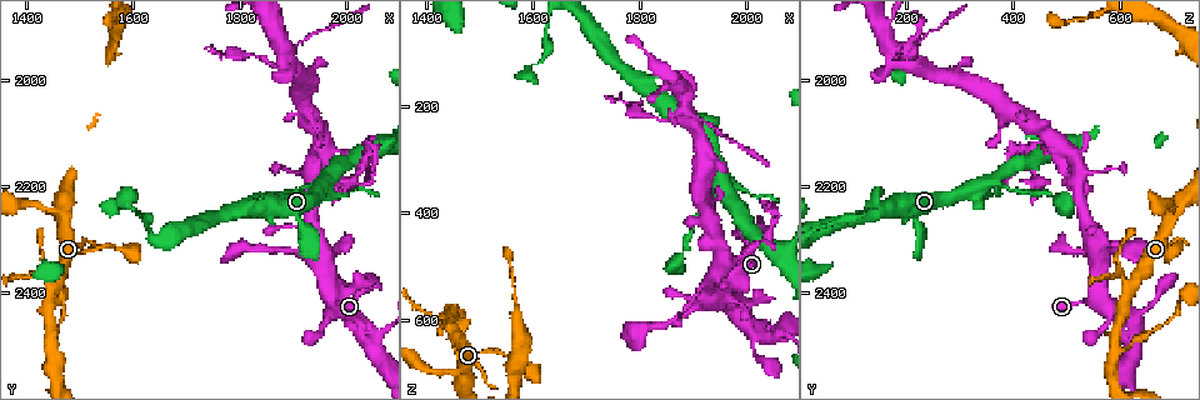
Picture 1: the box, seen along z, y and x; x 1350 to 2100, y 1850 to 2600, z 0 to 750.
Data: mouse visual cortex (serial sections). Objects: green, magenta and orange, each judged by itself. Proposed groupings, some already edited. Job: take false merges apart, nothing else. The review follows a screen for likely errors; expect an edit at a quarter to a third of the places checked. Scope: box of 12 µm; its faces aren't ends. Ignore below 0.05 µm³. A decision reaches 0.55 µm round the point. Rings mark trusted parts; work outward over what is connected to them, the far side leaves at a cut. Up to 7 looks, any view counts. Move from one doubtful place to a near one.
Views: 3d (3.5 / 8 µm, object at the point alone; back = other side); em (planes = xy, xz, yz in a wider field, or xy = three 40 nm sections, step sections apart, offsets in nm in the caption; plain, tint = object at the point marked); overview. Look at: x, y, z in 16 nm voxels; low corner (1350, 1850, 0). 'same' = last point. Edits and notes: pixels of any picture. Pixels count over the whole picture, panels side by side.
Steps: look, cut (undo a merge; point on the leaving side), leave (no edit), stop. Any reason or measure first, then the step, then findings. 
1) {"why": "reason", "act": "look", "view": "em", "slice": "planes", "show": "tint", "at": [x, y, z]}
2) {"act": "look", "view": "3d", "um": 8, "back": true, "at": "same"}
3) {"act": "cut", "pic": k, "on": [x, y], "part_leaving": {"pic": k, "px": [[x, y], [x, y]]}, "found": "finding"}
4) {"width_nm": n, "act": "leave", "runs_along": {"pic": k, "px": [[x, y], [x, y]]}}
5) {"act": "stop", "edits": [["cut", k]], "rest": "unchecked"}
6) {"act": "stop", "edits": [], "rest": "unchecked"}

{"why": "sharp bend", "act": "look", "view": "3d", "um": 3.5, "at": [1465, 2245, 700]}

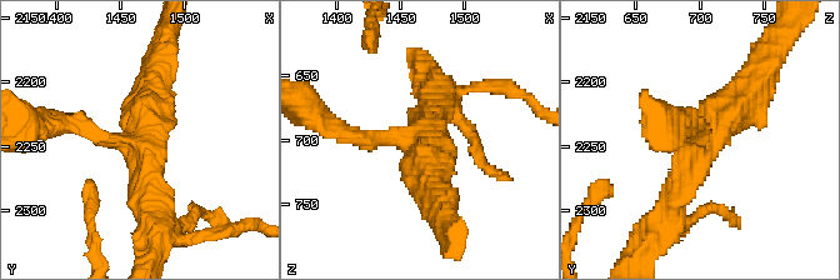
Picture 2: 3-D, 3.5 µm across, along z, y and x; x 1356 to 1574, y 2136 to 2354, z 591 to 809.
{"arms": 3, "arm_widths_nm": [200, 350, 450], "act": "look", "view": "em", "slice": "xy", "step": 2, "show": "plain", "at": [1468, 2248, 698]}

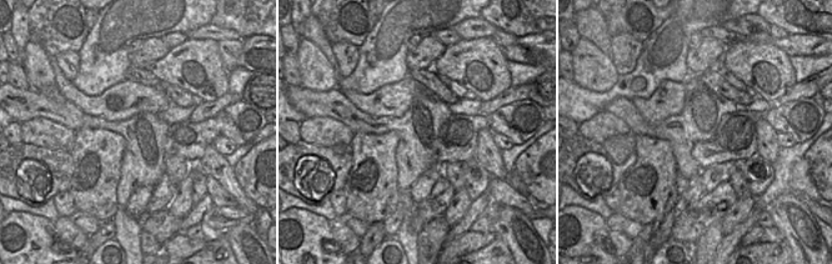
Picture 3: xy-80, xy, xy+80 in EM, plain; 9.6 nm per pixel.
{"why": "with the object marked", "act": "look", "view": "em", "slice": "xy", "step": 2, "show": "tint", "at": "same"}

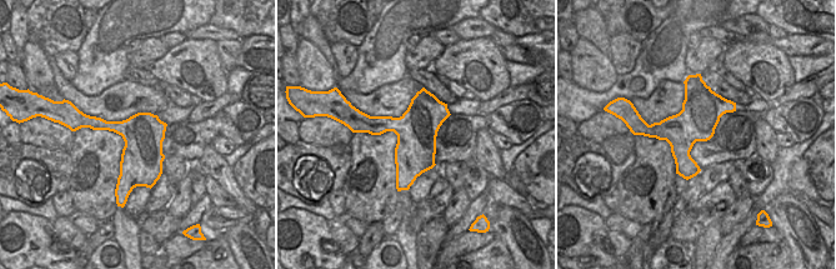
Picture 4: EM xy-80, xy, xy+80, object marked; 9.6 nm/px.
{"act": "leave", "runs_along": {"pic": 2, "px": [[656, 231], [689, 154], [753, 81]]}, "found": "all the same cell"}

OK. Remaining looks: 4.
{"why": "three arms meet", "act": "look", "view": "3d", "um": 3.5, "at": [1450, 2395, 615]}

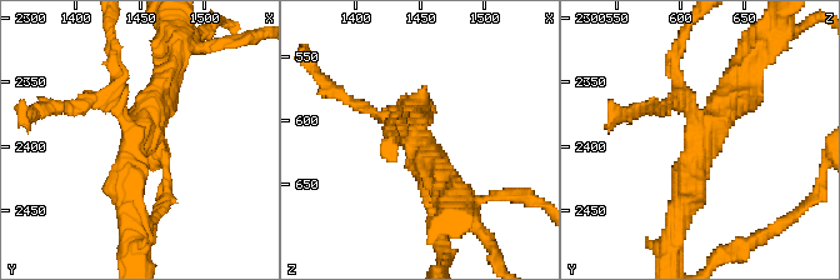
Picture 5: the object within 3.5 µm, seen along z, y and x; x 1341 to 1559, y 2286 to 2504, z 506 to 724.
{"why": "now the EM", "act": "look", "view": "em", "slice": "planes", "show": "tint", "at": [1446, 2390, 616]}

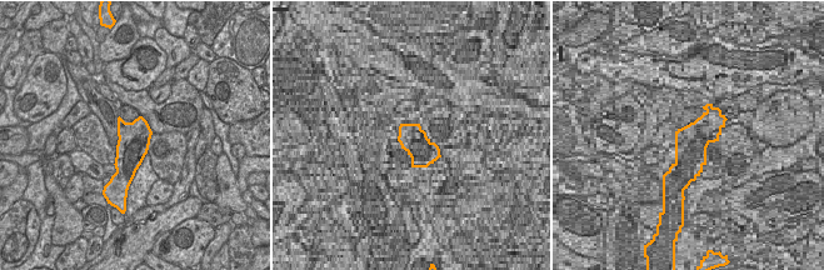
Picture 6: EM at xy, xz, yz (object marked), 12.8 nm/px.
{"act": "look", "view": "em", "slice": "xy", "step": 2, "show": "tint", "at": "same"}

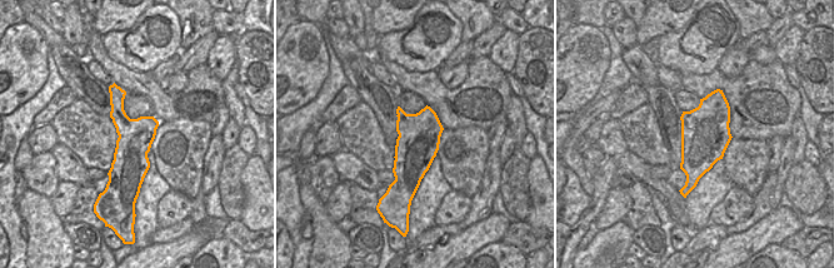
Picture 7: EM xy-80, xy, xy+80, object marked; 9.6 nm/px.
{"width_nm": 400, "act": "cut", "pic": 5, "on": [86, 96], "part_leaving": {"pic": 5, "px": [[121, 116], [109, 35]]}, "found": "two cells meet here"}

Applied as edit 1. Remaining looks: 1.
{"act": "stop", "edits": [["cut", 5]], "rest": "unchecked"}

